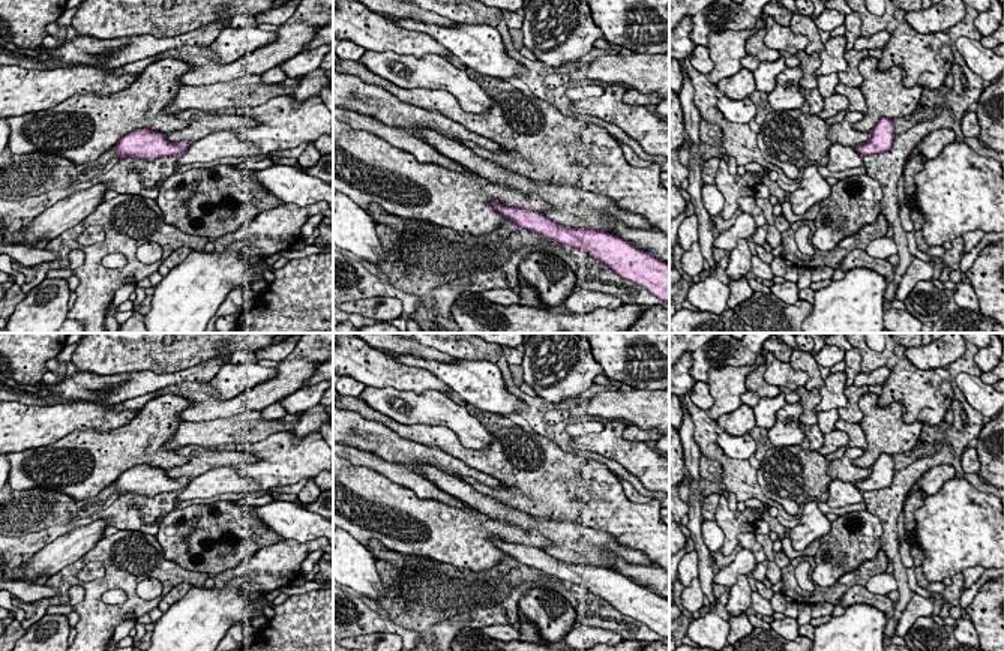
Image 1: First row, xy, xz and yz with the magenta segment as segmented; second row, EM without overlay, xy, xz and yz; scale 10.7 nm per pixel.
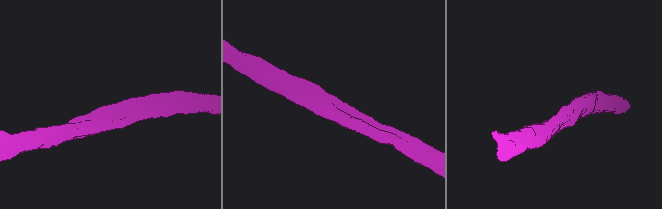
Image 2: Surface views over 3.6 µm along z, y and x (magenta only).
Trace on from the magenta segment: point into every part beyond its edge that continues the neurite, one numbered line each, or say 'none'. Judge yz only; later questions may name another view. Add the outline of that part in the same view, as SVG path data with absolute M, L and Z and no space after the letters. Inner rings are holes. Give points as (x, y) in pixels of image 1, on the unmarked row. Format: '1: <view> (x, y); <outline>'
none

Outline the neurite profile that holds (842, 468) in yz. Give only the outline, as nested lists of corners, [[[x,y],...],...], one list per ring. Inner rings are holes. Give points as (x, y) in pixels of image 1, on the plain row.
[[[846,447],[845,454],[840,459],[834,459],[830,462],[827,468],[827,474],[831,480],[842,480],[849,483],[857,483],[870,476],[870,468],[855,466],[852,464],[854,459],[860,458],[864,453],[863,448]]]

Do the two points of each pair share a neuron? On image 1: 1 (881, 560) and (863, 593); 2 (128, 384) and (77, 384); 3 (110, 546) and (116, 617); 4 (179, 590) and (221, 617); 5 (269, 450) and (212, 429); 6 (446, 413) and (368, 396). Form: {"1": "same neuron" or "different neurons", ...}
{"1": "different neurons", "2": "same neuron", "3": "same neuron", "4": "different neurons", "5": "different neurons", "6": "same neuron"}

